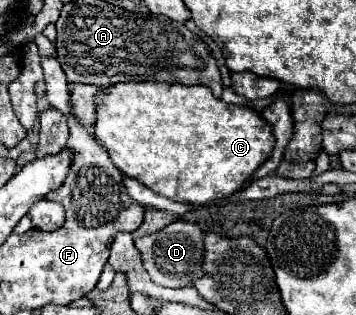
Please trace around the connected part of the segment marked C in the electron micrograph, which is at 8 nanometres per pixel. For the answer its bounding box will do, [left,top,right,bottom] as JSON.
[94,81,272,203]

